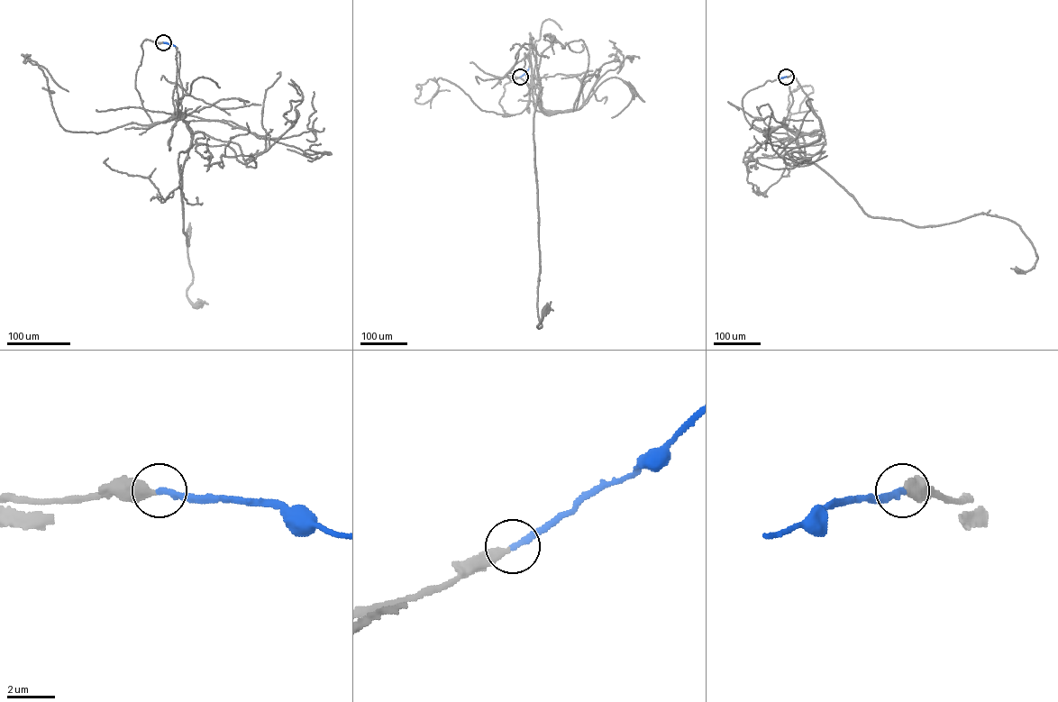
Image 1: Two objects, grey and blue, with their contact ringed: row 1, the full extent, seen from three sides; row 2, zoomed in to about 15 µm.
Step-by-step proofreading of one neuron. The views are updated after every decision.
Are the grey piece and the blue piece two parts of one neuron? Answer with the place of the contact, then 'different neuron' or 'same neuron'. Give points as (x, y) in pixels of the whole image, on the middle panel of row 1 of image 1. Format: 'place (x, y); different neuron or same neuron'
place (520, 77); same neuron

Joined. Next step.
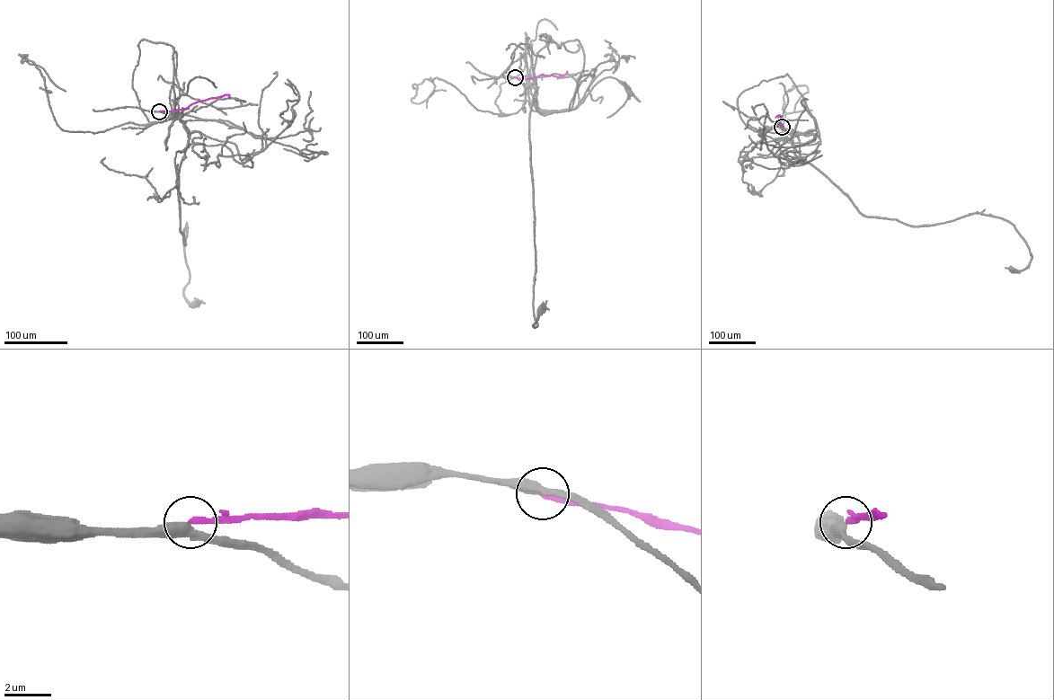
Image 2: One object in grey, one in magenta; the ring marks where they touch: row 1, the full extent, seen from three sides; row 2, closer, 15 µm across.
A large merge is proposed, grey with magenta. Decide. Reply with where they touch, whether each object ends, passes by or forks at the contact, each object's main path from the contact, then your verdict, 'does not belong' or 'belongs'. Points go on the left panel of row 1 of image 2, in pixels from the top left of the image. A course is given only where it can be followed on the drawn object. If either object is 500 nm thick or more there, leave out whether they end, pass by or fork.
place (159, 111); grey passes by; magenta ends; course grey (159, 111), (179, 112), (176, 119), (190, 133), (178, 194), (190, 276), (183, 296), (195, 303); course magenta (159, 111), (183, 109), (199, 101), (225, 94), (229, 95), (228, 98); does not belong

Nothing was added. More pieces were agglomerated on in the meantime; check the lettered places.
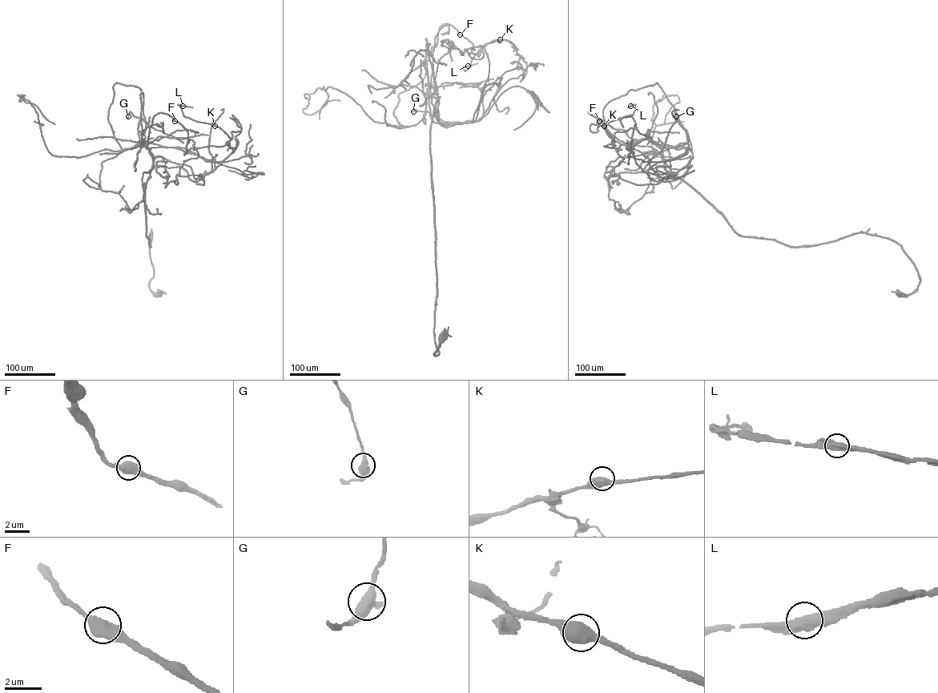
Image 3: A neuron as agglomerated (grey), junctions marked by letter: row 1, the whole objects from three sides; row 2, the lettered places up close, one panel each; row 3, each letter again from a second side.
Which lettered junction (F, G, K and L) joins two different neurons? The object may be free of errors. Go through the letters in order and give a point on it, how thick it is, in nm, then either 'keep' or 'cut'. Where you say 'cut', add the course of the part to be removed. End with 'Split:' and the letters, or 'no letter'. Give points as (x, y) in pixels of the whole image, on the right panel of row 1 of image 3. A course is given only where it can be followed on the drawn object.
F: (599, 121) | 650 nm | keep
G: (676, 116) | 550 nm | keep
K: (604, 126) | 650 nm | keep
L: (630, 106) | 600 nm | keep
Split: no letter

